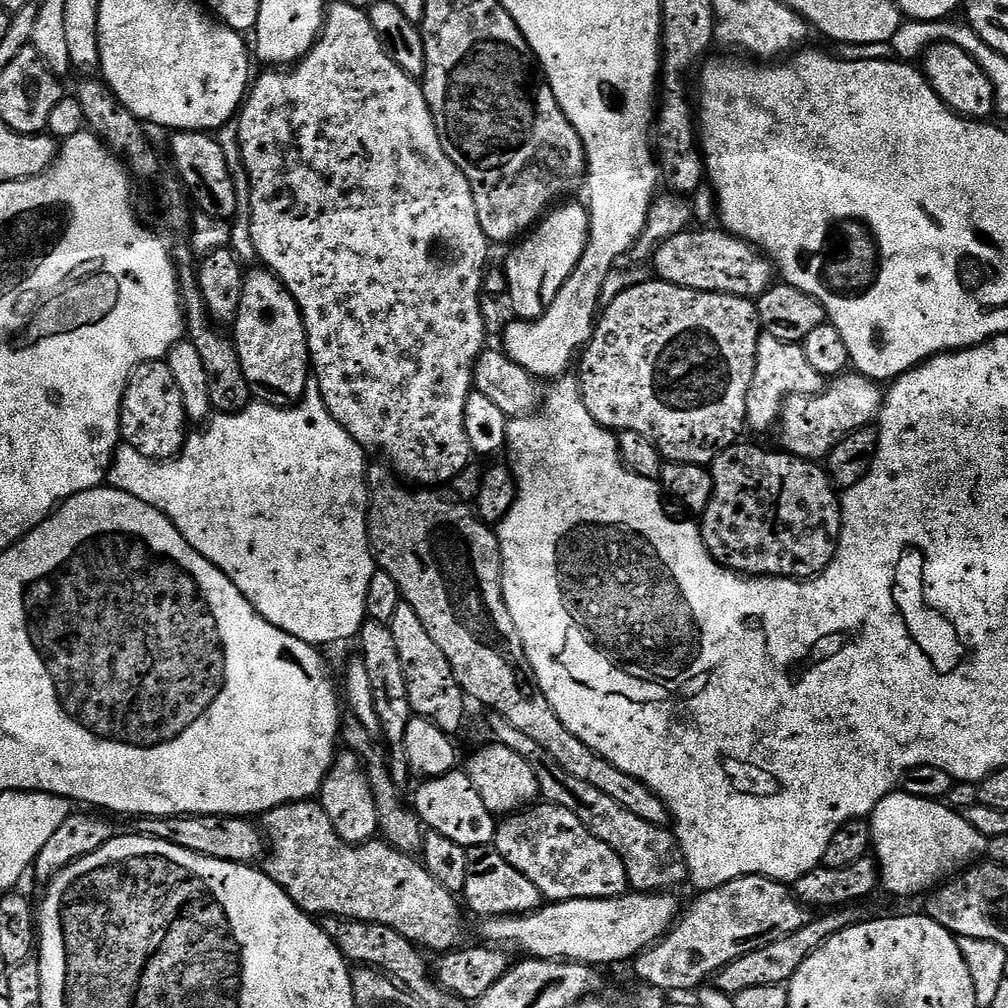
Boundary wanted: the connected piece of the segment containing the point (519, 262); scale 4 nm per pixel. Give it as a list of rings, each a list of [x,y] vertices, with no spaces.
[[[564,202],[549,211],[532,229],[527,238],[521,239],[508,256],[508,295],[512,308],[521,320],[537,320],[544,314],[562,290],[570,274],[578,266],[588,245],[588,210],[583,203]]]

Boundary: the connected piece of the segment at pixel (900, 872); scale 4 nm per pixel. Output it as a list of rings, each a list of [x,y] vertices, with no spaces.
[[[902,790],[890,793],[874,806],[870,827],[872,852],[880,866],[883,891],[893,892],[896,896],[927,893],[945,878],[975,865],[988,851],[988,837],[978,834],[978,830],[970,826],[967,815],[949,808],[947,803],[914,798]]]

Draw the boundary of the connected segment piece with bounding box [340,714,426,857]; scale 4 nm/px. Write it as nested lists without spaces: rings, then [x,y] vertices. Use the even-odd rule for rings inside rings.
[[[348,714],[340,721],[340,740],[347,751],[352,752],[362,762],[366,778],[370,782],[370,794],[374,794],[374,810],[378,810],[379,835],[384,843],[394,850],[405,852],[407,856],[419,857],[424,851],[424,833],[426,831],[420,816],[411,803],[404,801],[401,785],[392,777],[392,765],[385,745],[358,722],[358,718]]]

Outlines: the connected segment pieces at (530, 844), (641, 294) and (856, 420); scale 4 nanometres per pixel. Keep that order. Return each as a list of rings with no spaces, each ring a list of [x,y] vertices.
[[[536,802],[521,811],[505,815],[496,825],[494,846],[514,870],[526,874],[534,886],[538,886],[541,897],[545,901],[558,900],[609,900],[615,896],[623,896],[629,891],[630,885],[626,866],[622,866],[622,858],[602,842],[582,822],[578,822],[578,814],[566,810],[557,804]]]
[[[649,278],[643,284],[636,284],[633,288],[628,288],[622,294],[618,294],[618,298],[614,298],[614,302],[607,304],[599,313],[596,327],[592,329],[592,338],[578,360],[580,396],[584,400],[586,410],[590,410],[594,422],[598,422],[603,428],[616,434],[621,432],[643,434],[646,438],[650,438],[650,442],[654,442],[654,446],[658,446],[665,461],[677,464],[711,465],[718,454],[722,454],[729,446],[741,439],[740,431],[745,431],[746,394],[754,378],[754,366],[758,358],[758,342],[761,335],[762,329],[756,306],[749,297],[731,296],[721,292],[699,292],[667,284],[665,280],[659,278]]]
[[[841,374],[816,396],[792,396],[780,411],[779,447],[803,460],[823,461],[851,432],[869,427],[879,417],[884,393],[885,389],[868,376]]]

